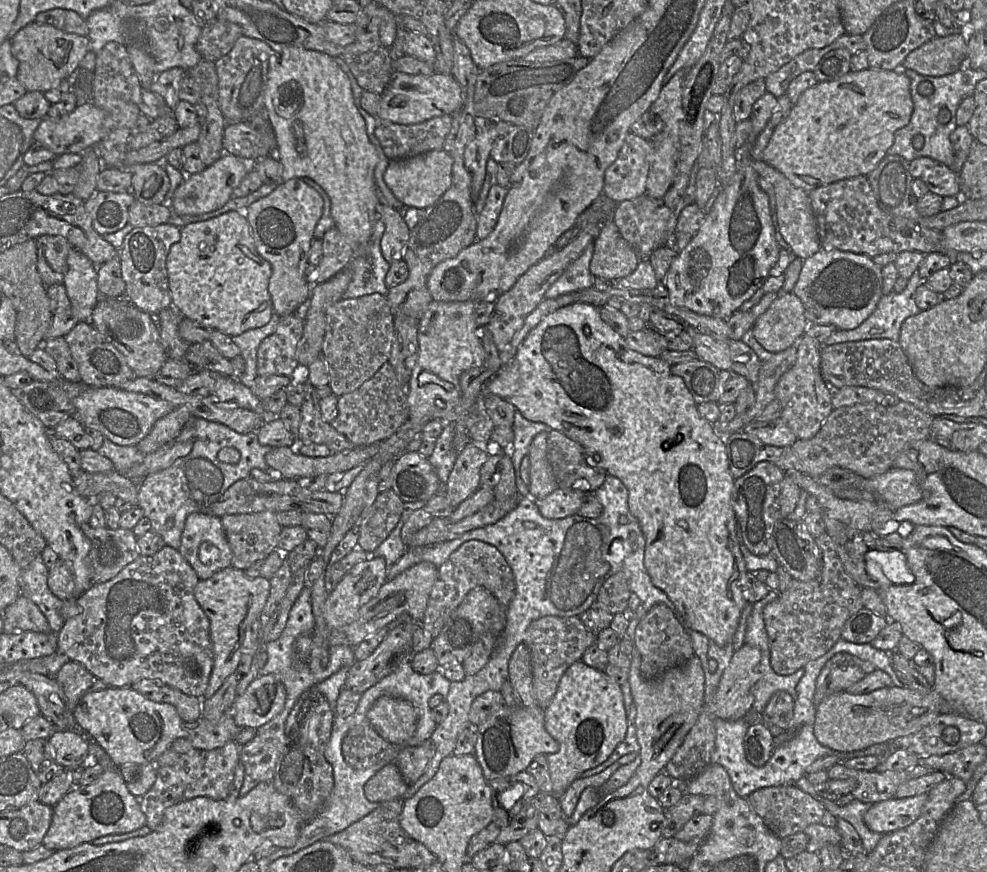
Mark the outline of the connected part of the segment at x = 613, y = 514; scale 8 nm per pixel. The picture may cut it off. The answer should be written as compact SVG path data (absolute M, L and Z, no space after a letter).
M608 474L594 494L603 507L603 512L598 518L586 518L576 513L561 519L547 519L541 515L533 498L523 496L515 509L494 524L468 531L453 540L419 547L407 547L401 539L401 529L412 512L424 508L427 501L407 502L404 503L396 527L371 554L384 558L388 567L387 580L391 580L422 561L441 566L463 543L469 540L481 540L495 546L503 554L515 580L515 595L507 607L506 627L498 636L488 663L476 674L466 676L462 681L450 683L445 698L449 708L448 715L437 724L430 737L436 747L436 753L422 776L408 787L403 799L413 796L433 778L442 759L453 754L458 735L464 729L471 727L469 712L475 698L487 691L501 690L504 682L508 680L508 663L511 655L519 644L524 643L525 633L531 622L544 616L581 615L597 600L605 580L619 571L629 572L628 587L639 597L647 612L660 603L672 610L690 636L694 654L700 658L704 675L706 674L705 670L709 668L710 639L690 628L668 595L652 583L644 565L645 537L638 520L629 510L628 489L619 478Z

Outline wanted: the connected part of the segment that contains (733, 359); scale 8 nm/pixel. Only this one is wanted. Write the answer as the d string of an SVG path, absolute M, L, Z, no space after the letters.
M691 326L686 330L693 340L698 358L714 365L719 371L734 371L750 383L756 383L760 361L756 353L742 340L718 340L698 332Z

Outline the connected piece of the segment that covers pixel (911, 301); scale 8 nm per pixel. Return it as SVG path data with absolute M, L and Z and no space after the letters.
M916 270L903 292L891 291L883 295L875 310L858 327L852 330L835 330L822 346L870 339L899 341L902 323L920 312L915 303L915 293L922 283L924 280Z

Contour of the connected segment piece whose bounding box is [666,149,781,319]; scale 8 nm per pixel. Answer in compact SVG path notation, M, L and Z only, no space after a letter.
M739 150L737 152L737 169L728 185L720 188L719 194L712 206L706 213L705 218L696 232L691 238L690 242L681 250L678 251L676 257L670 264L666 275L666 288L669 294L670 302L681 308L686 308L697 314L707 315L728 319L740 305L749 299L760 287L762 287L765 280L769 277L769 271L777 262L779 257L780 246L775 239L775 230L772 223L768 195L758 185L759 175L750 164L750 157L747 155L747 150Z

